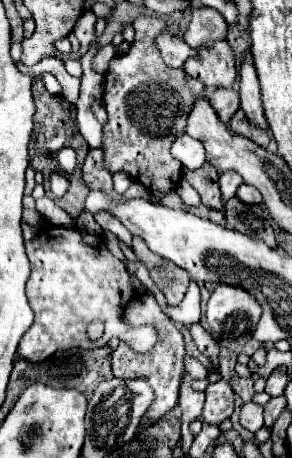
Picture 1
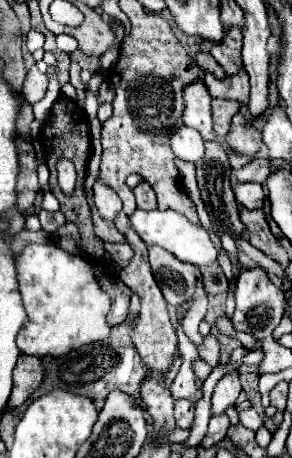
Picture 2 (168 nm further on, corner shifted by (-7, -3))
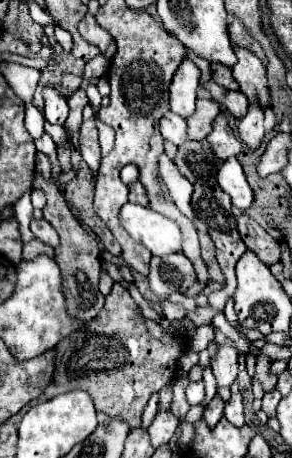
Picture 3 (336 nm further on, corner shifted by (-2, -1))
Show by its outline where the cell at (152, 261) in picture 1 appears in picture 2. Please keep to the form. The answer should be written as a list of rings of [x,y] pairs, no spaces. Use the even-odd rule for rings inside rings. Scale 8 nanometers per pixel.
[[[148,247],[154,279],[168,305],[178,307],[192,299],[196,287],[202,283],[202,273],[196,265],[176,259],[172,253],[160,247]]]

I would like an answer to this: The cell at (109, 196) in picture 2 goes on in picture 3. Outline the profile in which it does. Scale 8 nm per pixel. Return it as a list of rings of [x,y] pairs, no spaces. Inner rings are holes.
[[[89,119],[81,125],[79,133],[79,151],[83,155],[83,161],[89,165],[91,173],[97,175],[99,163],[101,163],[101,147],[97,139],[97,129],[95,129],[95,119]]]

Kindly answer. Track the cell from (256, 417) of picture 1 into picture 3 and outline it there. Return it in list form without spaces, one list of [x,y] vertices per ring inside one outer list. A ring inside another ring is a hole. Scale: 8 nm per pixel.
[[[239,393],[231,395],[231,399],[225,403],[225,419],[235,427],[245,425],[245,409],[243,409],[243,401]]]

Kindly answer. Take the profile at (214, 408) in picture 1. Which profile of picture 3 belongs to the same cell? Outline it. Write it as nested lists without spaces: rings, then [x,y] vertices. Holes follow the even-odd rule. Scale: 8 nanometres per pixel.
[[[219,345],[217,355],[211,359],[211,369],[217,379],[217,387],[231,387],[237,379],[237,349],[233,345]]]

